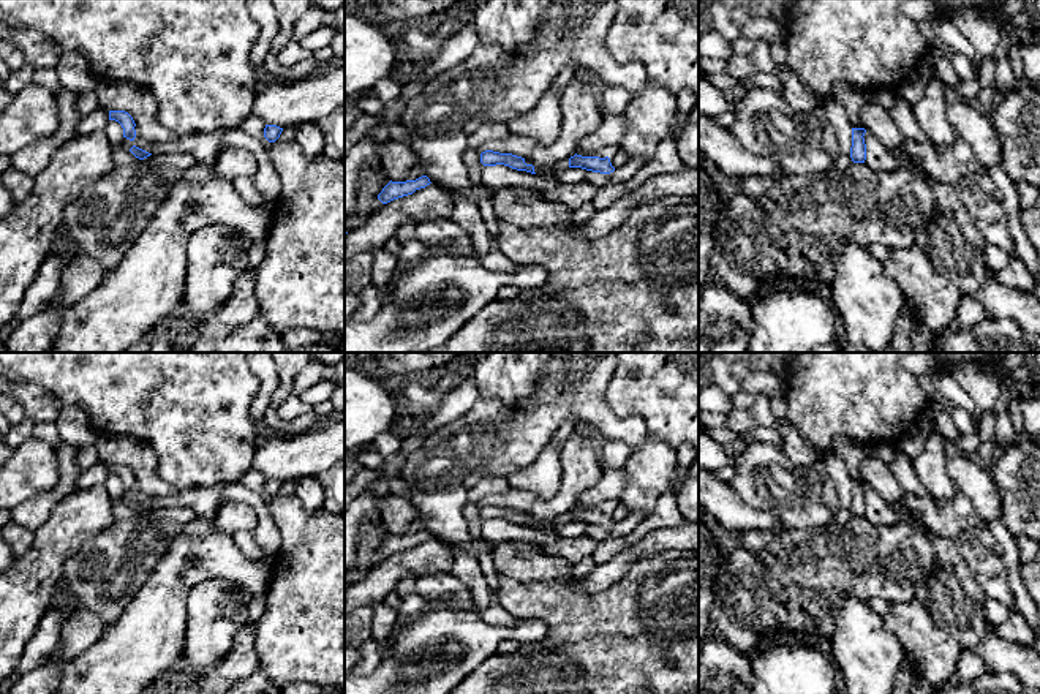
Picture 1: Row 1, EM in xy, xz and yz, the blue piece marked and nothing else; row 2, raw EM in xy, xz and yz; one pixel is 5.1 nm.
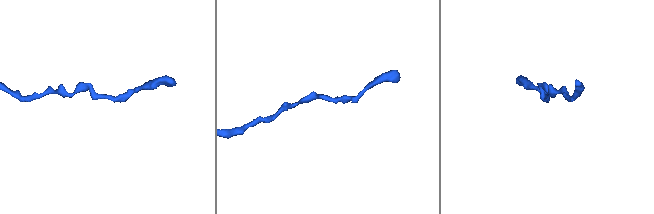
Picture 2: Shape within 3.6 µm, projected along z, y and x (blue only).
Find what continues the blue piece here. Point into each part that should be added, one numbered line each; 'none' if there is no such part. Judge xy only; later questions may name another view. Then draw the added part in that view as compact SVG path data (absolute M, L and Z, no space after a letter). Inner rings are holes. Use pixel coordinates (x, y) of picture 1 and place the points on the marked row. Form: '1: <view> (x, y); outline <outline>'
none

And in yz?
none

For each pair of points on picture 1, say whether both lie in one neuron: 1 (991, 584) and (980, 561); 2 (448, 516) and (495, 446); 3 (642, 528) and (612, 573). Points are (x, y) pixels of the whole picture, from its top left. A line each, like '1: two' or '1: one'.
1: one
2: one
3: two

